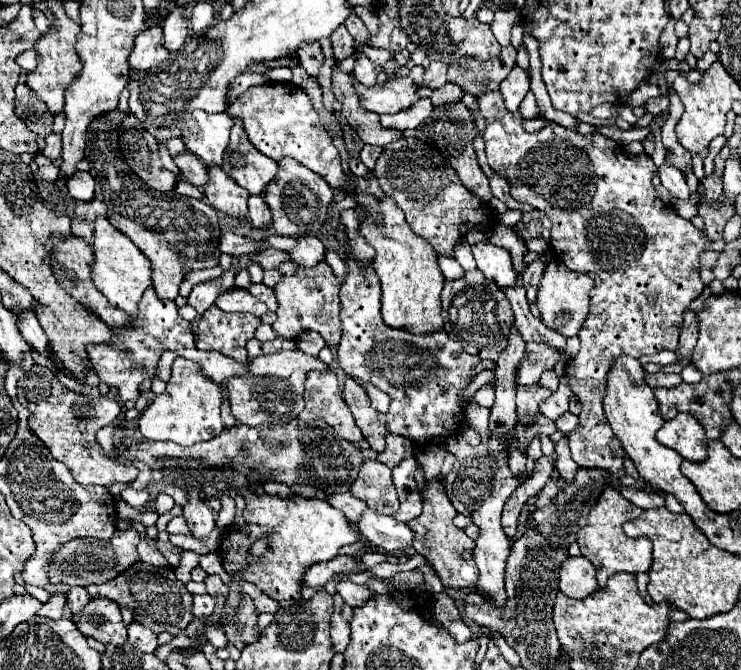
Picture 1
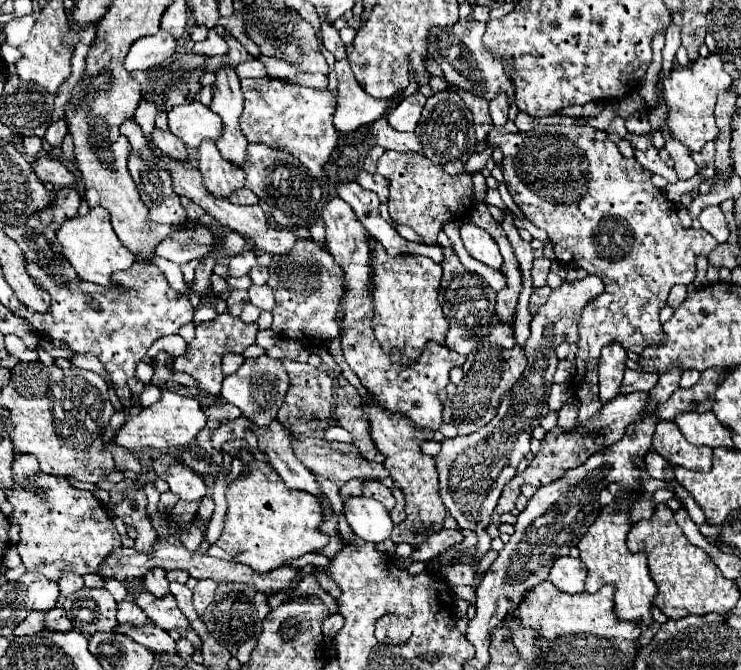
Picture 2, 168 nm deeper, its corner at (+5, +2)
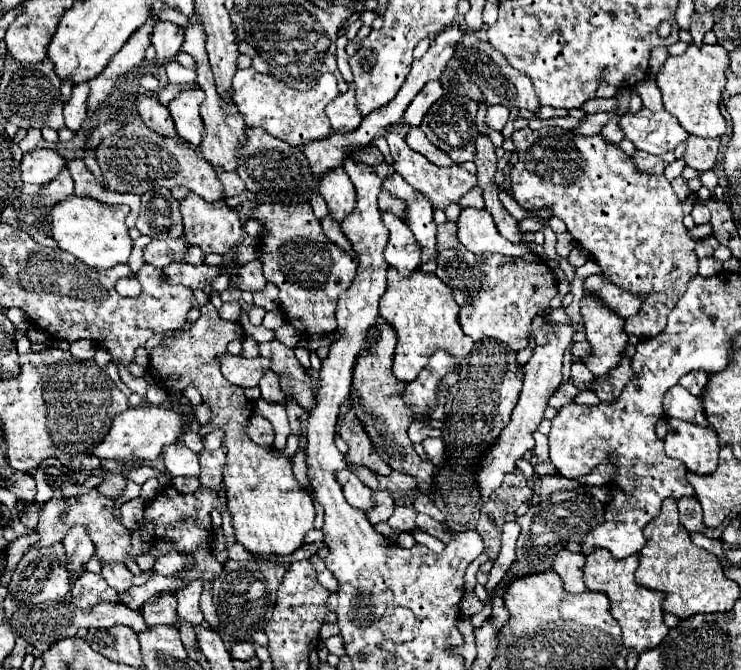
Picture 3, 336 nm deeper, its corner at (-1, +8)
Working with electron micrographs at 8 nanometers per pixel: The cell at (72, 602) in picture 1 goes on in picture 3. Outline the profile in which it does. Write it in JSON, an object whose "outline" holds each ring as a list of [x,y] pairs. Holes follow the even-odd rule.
{"outline":[[[72,526],[66,532],[66,538],[62,540],[62,544],[68,548],[68,570],[70,570],[70,574],[74,574],[74,572],[82,574],[84,572],[82,564],[94,556],[94,544],[88,536],[88,530],[84,526]]]}

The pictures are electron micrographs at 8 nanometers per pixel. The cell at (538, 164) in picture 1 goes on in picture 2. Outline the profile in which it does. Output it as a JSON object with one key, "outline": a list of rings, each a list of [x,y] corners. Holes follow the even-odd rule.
{"outline":[[[492,124],[490,132],[488,132],[488,136],[486,136],[486,142],[488,142],[488,146],[490,146],[492,150],[494,150],[494,148],[500,148],[500,150],[502,150],[502,154],[504,154],[504,158],[502,158],[502,170],[504,170],[504,174],[512,174],[512,176],[504,176],[506,188],[508,188],[508,192],[512,194],[514,202],[520,206],[520,210],[526,214],[526,218],[528,218],[536,228],[542,228],[542,230],[548,232],[548,236],[550,236],[550,240],[552,240],[552,244],[554,244],[556,260],[562,262],[562,264],[566,264],[566,266],[572,266],[572,268],[584,268],[586,272],[600,276],[602,282],[604,282],[604,294],[596,296],[590,304],[586,304],[586,308],[582,310],[582,318],[580,318],[580,322],[578,322],[578,336],[580,336],[580,340],[578,340],[576,376],[574,376],[574,382],[576,382],[576,384],[574,384],[574,392],[576,392],[576,398],[578,398],[578,402],[580,402],[578,422],[576,422],[576,426],[578,426],[578,424],[582,424],[584,420],[588,420],[588,418],[592,418],[594,414],[598,414],[600,408],[602,408],[602,404],[600,404],[600,400],[598,400],[598,376],[596,376],[600,350],[602,350],[606,344],[618,342],[622,348],[640,354],[646,346],[664,344],[664,342],[666,342],[666,332],[662,330],[662,324],[660,324],[658,316],[660,316],[660,310],[666,306],[666,298],[668,298],[670,288],[672,288],[674,284],[684,284],[684,286],[692,284],[694,278],[696,278],[696,258],[698,258],[698,256],[708,256],[708,254],[718,246],[718,242],[716,242],[716,238],[714,238],[710,232],[706,232],[706,230],[688,230],[688,228],[684,228],[684,226],[680,224],[680,218],[678,218],[678,214],[676,214],[674,204],[672,204],[660,190],[656,190],[656,188],[652,186],[650,174],[648,174],[634,158],[624,158],[624,156],[620,154],[618,146],[616,146],[616,144],[608,138],[608,134],[602,132],[602,130],[596,130],[596,128],[584,126],[584,124],[578,124],[578,126],[550,124],[550,126],[546,126],[546,132],[532,130],[532,132],[526,132],[526,134],[522,134],[522,132],[512,134],[512,132],[506,132],[504,126]]]}

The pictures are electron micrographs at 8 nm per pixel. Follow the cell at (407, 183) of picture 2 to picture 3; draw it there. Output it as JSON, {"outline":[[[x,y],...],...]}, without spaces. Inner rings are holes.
{"outline":[[[392,130],[392,132],[386,132],[386,140],[388,140],[388,146],[390,146],[390,154],[394,158],[394,170],[410,184],[414,186],[416,190],[424,192],[430,196],[430,202],[434,208],[446,208],[448,204],[452,202],[458,202],[462,194],[466,194],[472,186],[478,184],[476,176],[472,176],[470,172],[466,172],[462,166],[448,166],[448,168],[442,168],[442,166],[436,166],[432,162],[428,162],[422,154],[414,152],[408,144],[406,144],[406,136]]]}

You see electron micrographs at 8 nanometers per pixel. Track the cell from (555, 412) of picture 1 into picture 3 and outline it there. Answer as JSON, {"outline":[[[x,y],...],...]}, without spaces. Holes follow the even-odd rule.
{"outline":[[[566,382],[566,384],[562,384],[562,386],[550,396],[550,406],[556,408],[556,410],[560,410],[562,406],[572,404],[578,394],[580,394],[580,390],[578,390],[572,382]]]}

